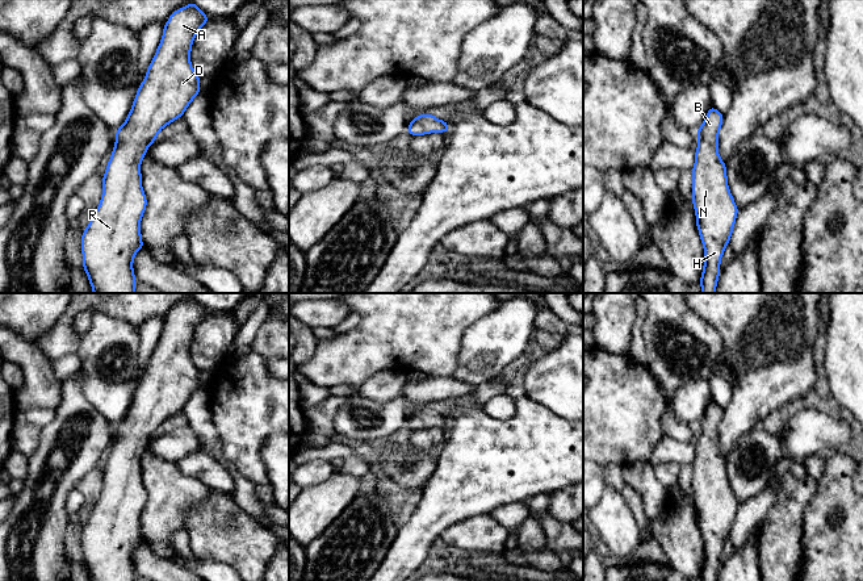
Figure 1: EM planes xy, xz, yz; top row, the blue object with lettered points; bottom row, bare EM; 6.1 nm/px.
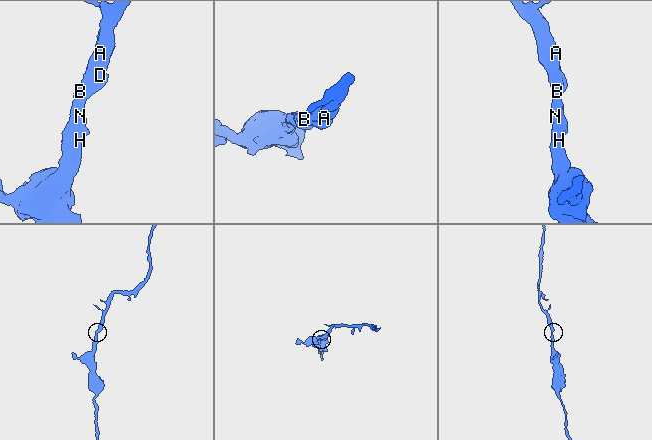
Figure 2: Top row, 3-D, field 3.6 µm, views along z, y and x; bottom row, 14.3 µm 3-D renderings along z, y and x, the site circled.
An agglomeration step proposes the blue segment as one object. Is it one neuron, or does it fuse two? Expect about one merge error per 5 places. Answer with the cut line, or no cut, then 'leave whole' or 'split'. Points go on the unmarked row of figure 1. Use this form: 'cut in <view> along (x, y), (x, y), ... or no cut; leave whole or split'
no cut; leave whole

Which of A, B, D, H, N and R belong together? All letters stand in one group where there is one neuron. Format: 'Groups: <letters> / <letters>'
Groups: A B D H N R

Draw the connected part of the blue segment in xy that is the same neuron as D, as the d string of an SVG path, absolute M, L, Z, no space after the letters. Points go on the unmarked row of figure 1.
M192 294L176 304L163 322L163 331L138 381L133 401L123 417L116 423L116 439L102 471L101 496L89 519L81 528L83 564L91 581L135 581L133 555L144 543L141 514L147 501L142 482L141 456L159 426L184 410L192 394L200 389L200 369L192 363L190 344L200 323L209 315Z

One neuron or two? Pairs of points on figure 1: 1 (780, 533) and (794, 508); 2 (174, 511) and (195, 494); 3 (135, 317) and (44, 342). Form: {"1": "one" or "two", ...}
{"1": "one", "2": "one", "3": "one"}

